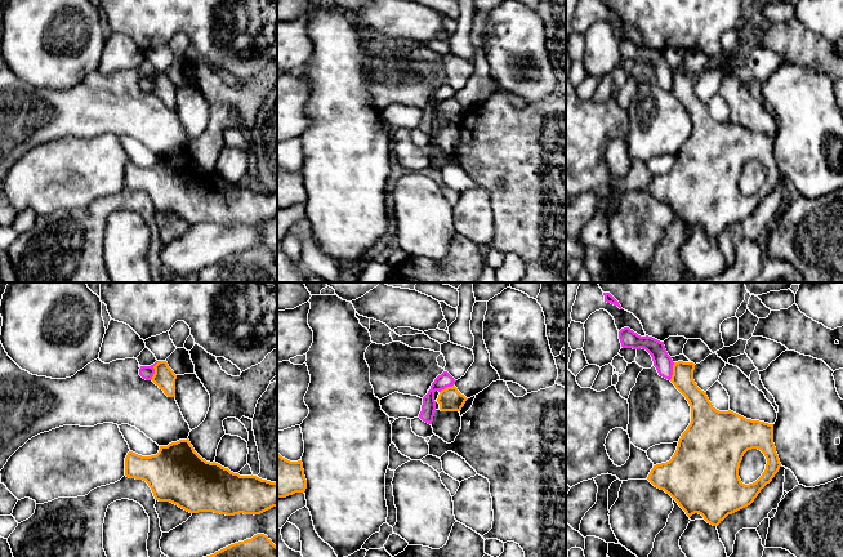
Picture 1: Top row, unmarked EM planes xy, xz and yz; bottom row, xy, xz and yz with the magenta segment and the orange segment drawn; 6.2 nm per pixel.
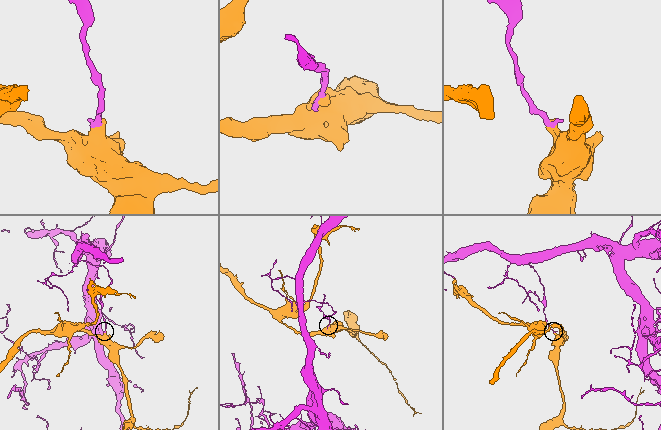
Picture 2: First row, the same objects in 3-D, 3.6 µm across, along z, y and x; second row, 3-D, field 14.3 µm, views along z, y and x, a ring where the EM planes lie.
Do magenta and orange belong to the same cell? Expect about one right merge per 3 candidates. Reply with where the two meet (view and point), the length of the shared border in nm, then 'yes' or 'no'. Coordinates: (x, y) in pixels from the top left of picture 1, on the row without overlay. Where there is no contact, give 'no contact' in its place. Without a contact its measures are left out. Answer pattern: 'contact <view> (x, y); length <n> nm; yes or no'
contact xy (154, 81); length 130 nm; no

